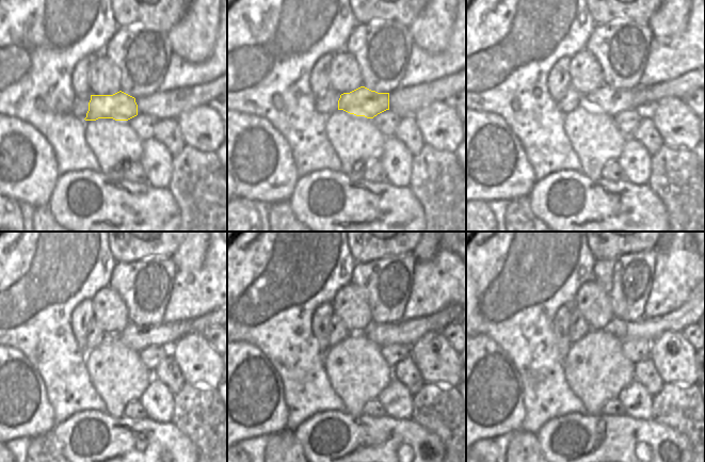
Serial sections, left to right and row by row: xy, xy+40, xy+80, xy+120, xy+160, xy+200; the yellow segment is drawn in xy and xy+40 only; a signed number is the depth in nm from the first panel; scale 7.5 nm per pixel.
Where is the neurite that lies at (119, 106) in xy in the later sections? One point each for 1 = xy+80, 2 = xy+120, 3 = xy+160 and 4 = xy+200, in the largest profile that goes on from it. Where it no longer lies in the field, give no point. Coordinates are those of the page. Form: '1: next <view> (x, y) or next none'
1: next xy+80 (610, 101)
2: next xy+120 (137, 337)
3: next xy+160 (406, 332)
4: next xy+200 (649, 329)

